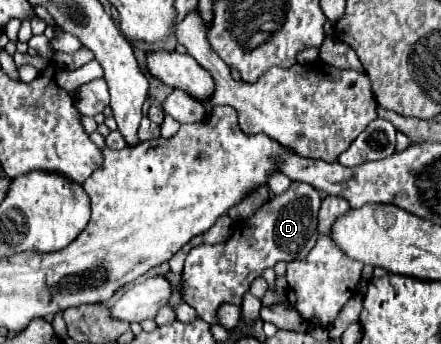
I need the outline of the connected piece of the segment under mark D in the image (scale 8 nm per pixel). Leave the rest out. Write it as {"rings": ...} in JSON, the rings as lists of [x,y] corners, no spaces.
{"rings":[[[292,182],[290,188],[268,200],[246,218],[240,226],[236,224],[232,236],[220,244],[194,246],[184,262],[178,292],[186,304],[208,324],[218,324],[216,312],[222,304],[240,304],[242,296],[250,290],[250,284],[264,274],[266,268],[274,268],[278,262],[292,262],[308,256],[318,240],[316,220],[322,194],[310,184]]]}

